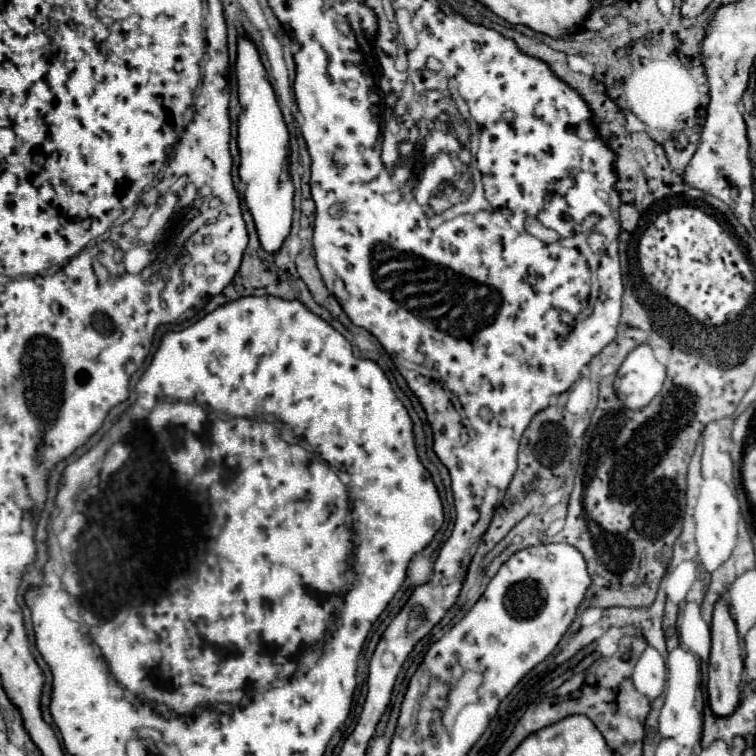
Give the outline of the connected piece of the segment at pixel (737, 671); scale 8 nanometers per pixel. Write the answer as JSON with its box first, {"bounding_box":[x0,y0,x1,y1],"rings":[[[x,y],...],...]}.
{"bounding_box":[708,598,742,716],"rings":[[[718,598],[712,616],[712,652],[710,652],[710,666],[708,666],[708,696],[710,708],[716,716],[728,716],[736,710],[740,702],[740,684],[742,684],[742,638],[738,634],[736,622],[730,614],[730,606],[726,598]]]}

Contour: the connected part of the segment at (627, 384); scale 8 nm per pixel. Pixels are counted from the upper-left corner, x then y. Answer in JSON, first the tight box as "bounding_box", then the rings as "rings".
{"bounding_box":[614,344,666,410],"rings":[[[640,344],[622,362],[614,390],[628,408],[640,410],[660,392],[664,380],[666,368],[658,362],[648,344]]]}

